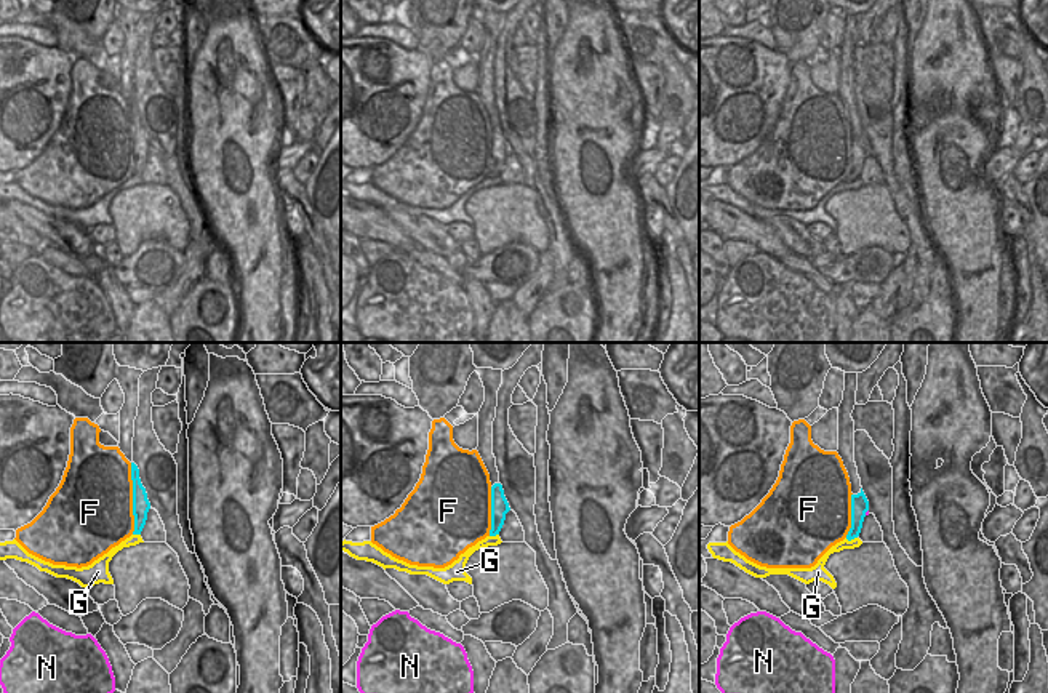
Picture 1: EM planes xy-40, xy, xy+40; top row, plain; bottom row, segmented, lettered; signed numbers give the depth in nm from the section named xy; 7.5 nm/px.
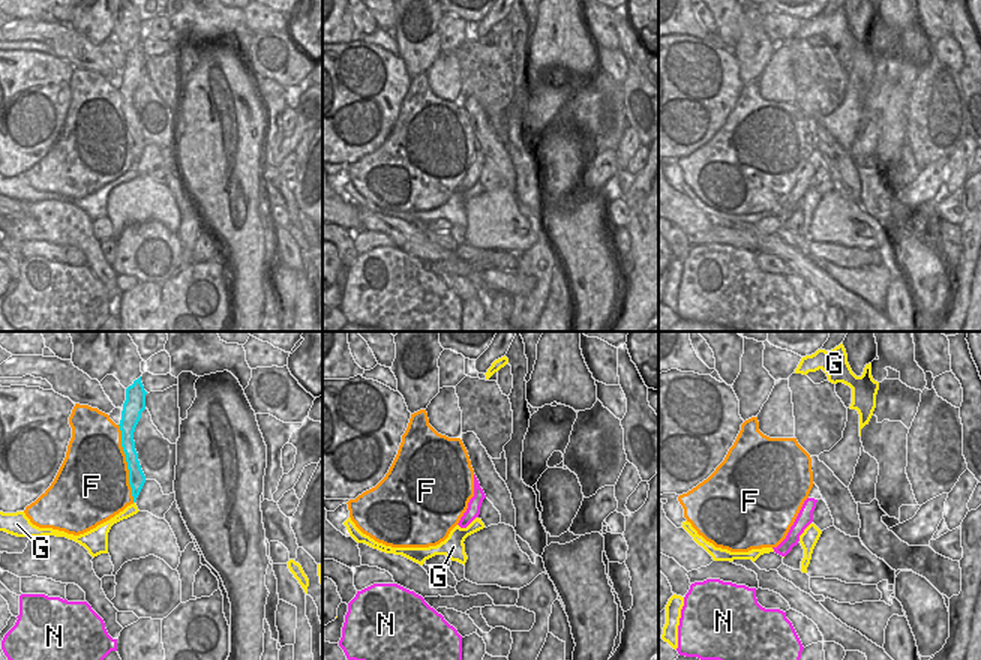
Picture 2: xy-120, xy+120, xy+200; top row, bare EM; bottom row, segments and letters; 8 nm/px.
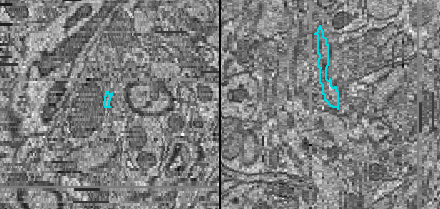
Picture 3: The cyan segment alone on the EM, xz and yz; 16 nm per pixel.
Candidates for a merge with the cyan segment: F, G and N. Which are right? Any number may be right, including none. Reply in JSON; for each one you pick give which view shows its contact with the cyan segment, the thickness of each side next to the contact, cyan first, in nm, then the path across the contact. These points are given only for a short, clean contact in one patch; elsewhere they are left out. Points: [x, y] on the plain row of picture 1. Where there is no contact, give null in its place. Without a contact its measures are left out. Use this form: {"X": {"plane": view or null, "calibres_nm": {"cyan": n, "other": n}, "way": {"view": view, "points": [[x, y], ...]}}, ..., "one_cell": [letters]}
{"N": {"plane": "xy+40", "calibres_nm": {"cyan": 140, "other": 20}, "way": {"view": "xy+40", "points": [[860, 146], [866, 152], [868, 152]]}}, "one_cell": ["N"]}

